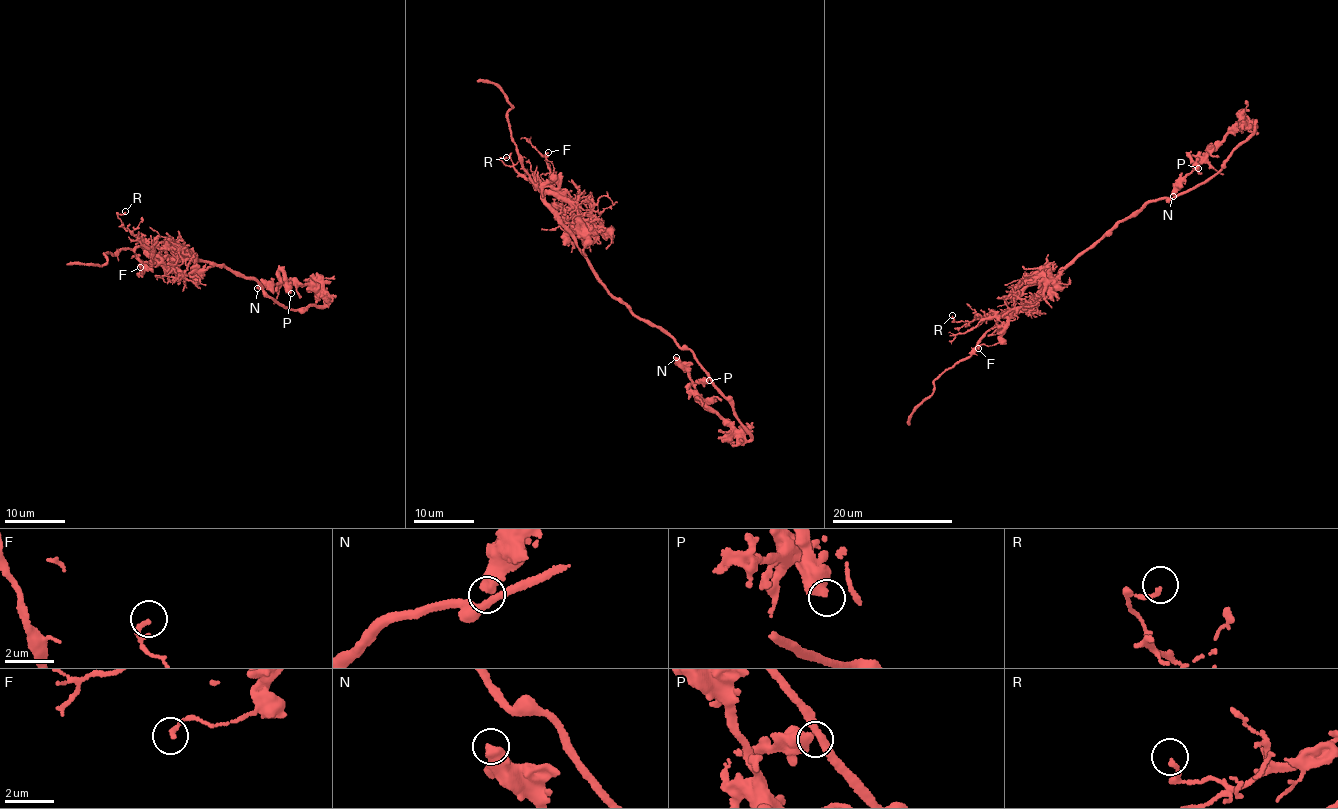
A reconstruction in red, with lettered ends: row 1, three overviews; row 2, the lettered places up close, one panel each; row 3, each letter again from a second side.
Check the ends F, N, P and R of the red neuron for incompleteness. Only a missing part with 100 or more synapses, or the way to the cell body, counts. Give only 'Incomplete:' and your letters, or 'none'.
Incomplete: none

